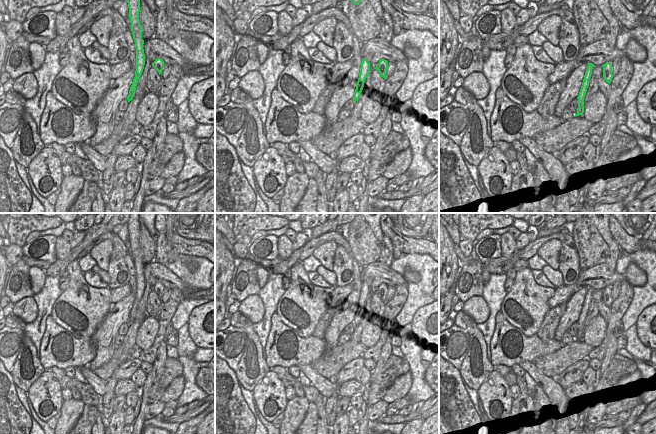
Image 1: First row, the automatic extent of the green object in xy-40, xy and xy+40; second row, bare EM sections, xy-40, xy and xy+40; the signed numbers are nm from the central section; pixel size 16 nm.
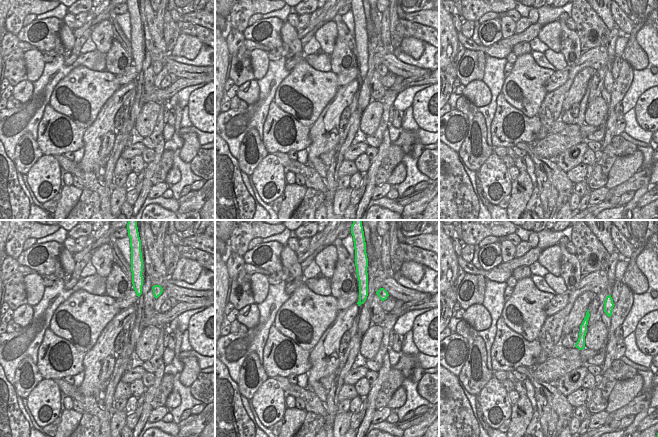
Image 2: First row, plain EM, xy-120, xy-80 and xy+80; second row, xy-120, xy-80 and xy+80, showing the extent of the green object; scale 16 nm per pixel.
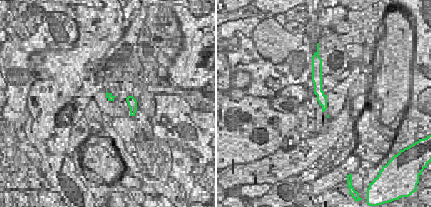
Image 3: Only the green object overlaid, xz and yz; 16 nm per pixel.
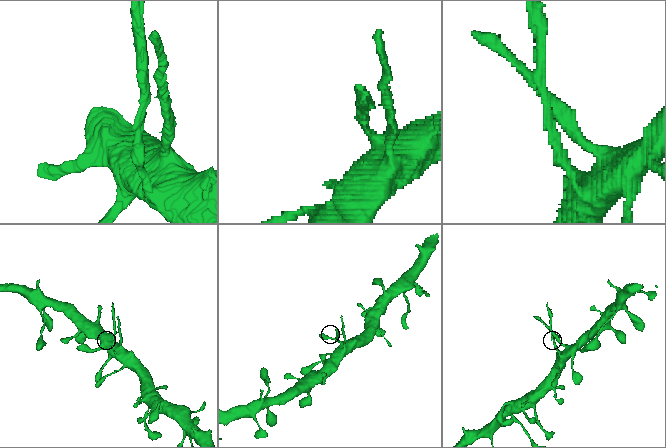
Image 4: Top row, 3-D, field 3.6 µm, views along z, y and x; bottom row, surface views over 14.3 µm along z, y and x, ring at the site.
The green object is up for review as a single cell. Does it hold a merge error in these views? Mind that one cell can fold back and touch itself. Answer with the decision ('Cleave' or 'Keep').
Cleave

